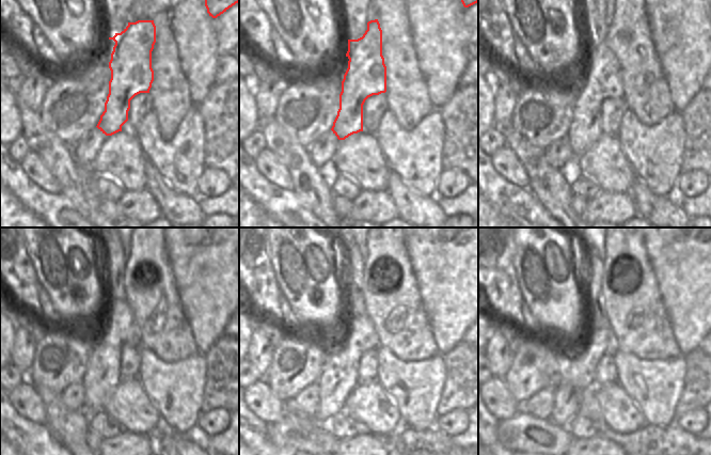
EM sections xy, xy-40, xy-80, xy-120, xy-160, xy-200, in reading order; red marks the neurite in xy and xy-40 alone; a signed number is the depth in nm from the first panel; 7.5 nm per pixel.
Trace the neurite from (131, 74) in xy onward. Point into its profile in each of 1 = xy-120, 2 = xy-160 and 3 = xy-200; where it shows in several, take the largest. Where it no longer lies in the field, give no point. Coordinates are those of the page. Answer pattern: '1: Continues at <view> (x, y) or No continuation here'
1: Continues at xy-120 (101, 376)
2: Continues at xy-160 (340, 376)
3: Continues at xy-200 (579, 367)

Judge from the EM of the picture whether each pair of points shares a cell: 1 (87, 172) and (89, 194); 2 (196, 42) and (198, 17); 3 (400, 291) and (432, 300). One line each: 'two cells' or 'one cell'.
1: one cell
2: one cell
3: two cells

